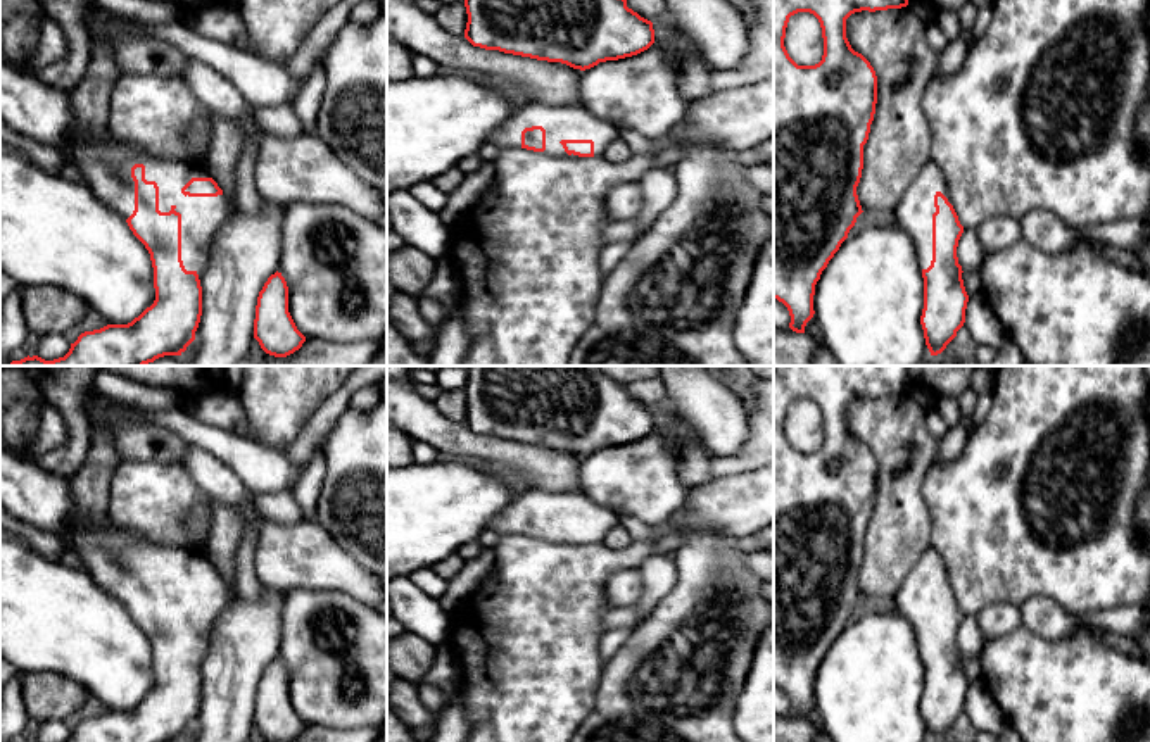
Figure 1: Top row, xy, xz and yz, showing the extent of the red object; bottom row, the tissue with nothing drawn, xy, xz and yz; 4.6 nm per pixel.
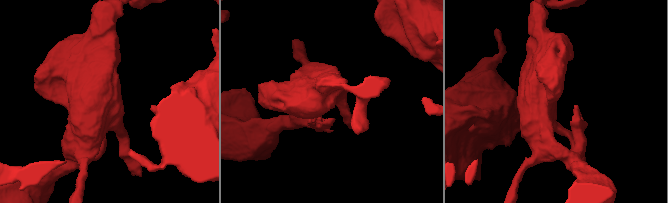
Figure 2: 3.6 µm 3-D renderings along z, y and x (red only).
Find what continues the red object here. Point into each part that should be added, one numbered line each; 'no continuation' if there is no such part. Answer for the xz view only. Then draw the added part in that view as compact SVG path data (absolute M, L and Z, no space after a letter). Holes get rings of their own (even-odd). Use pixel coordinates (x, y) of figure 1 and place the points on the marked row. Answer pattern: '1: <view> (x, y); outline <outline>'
1: xz (560, 121); outline M525 100L506 124L492 133L490 143L499 148L521 148L521 131L532 126L546 129L544 154L551 157L578 157L568 155L559 143L561 140L592 140L594 155L603 155L604 148L620 138L620 131L613 124L592 116L584 107Z

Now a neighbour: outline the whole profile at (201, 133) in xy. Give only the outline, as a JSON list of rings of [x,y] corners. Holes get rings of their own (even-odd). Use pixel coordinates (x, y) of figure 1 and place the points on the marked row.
[[[209,117],[199,123],[192,123],[190,133],[185,136],[185,143],[190,143],[202,150],[202,162],[205,162],[211,140],[212,140],[212,121]]]

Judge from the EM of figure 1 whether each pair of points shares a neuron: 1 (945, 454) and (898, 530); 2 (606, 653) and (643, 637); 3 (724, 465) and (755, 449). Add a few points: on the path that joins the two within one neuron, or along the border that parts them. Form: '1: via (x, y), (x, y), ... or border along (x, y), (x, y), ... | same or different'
1: border along (940, 440), (935, 463) | different
2: border along (632, 628), (627, 641), (603, 666) | different
3: via (731, 465), (739, 465), (748, 456) | same

